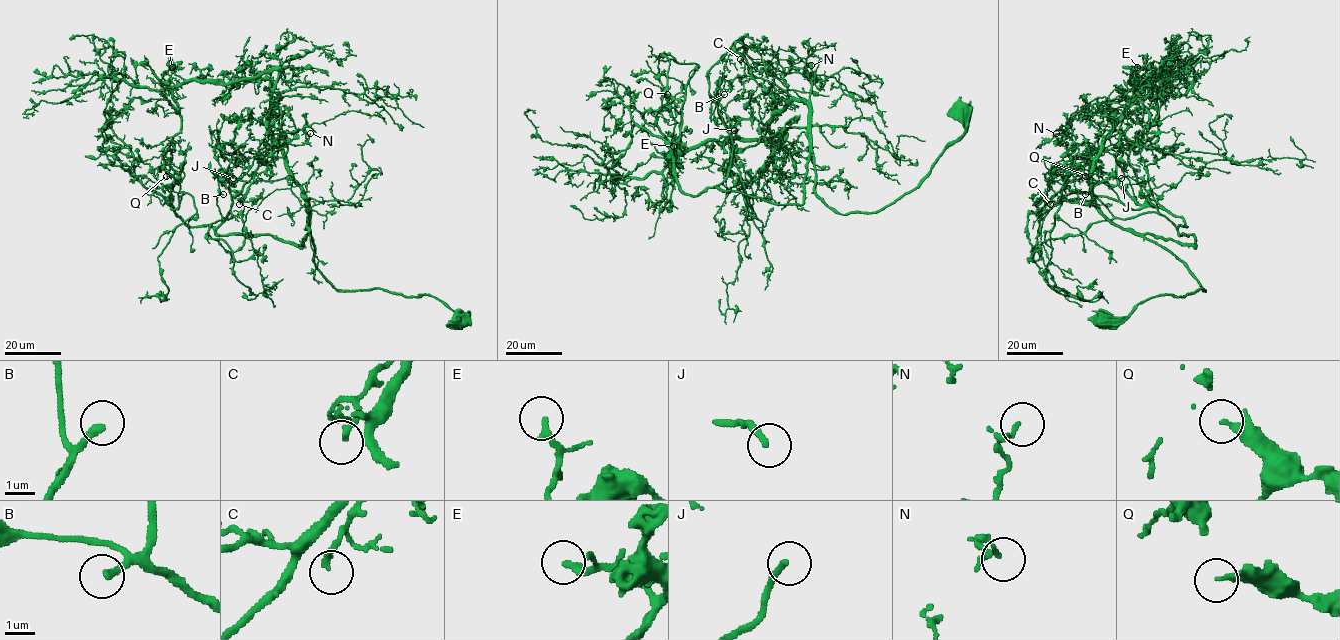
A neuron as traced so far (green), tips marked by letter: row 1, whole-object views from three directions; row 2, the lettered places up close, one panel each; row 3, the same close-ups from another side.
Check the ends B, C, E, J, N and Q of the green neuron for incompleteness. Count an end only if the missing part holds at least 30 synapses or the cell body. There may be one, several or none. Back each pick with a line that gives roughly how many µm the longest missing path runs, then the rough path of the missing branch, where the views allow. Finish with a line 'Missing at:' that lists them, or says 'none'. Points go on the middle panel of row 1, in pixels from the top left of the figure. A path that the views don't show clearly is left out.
B: about 35 µm are missing; missing branch runs (724, 94), (737, 80), (749, 76), (791, 74)
J: about 20 µm are missing; missing branch runs (734, 130), (747, 115), (760, 113), (763, 106)
Missing at: B, J

